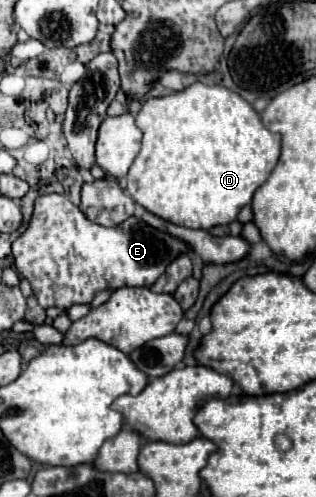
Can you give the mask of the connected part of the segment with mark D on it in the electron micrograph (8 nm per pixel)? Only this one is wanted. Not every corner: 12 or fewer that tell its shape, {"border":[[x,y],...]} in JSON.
{"border":[[222,85],[148,99],[130,197],[236,221],[280,135]]}

